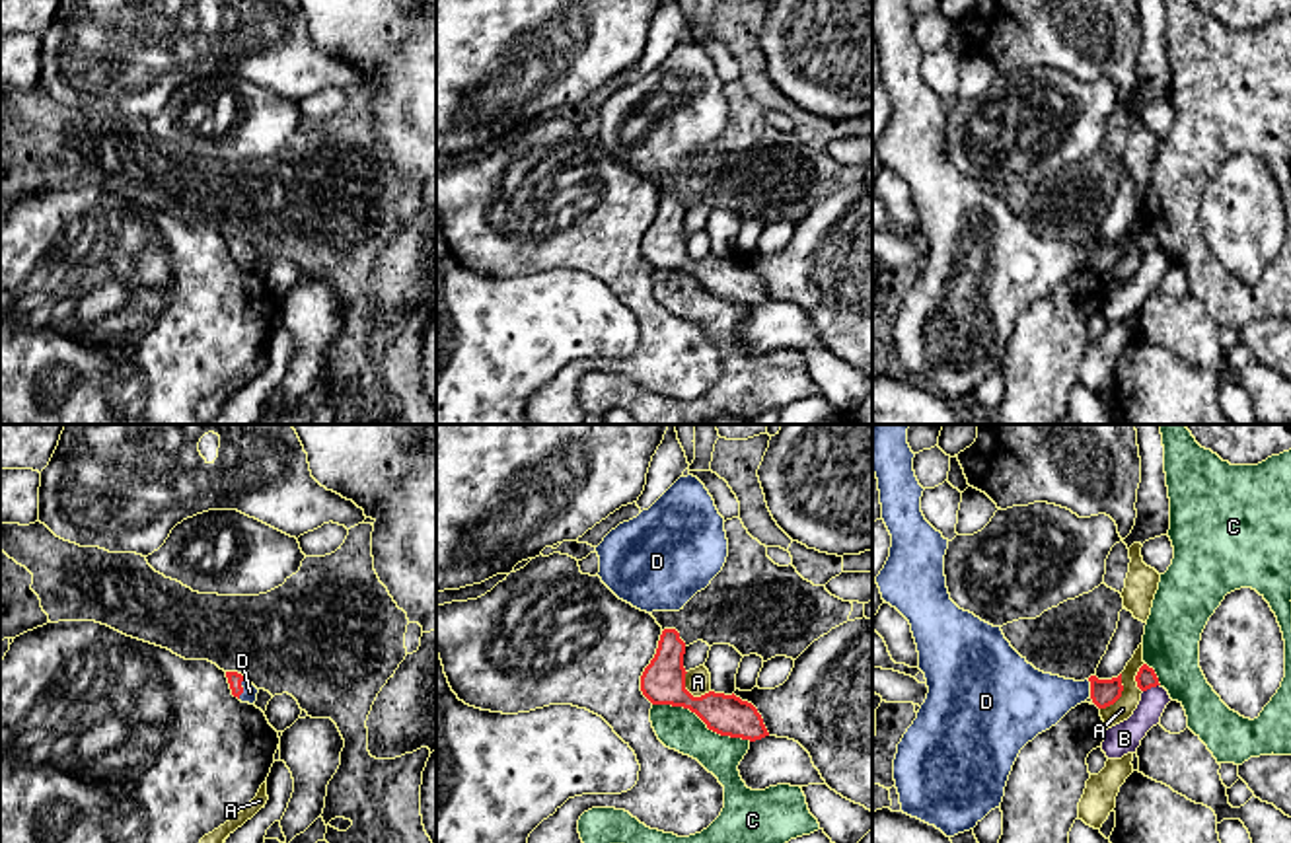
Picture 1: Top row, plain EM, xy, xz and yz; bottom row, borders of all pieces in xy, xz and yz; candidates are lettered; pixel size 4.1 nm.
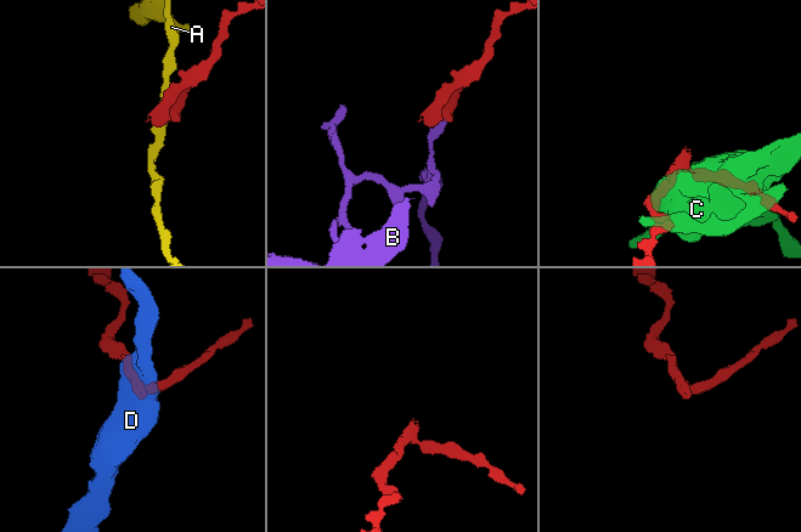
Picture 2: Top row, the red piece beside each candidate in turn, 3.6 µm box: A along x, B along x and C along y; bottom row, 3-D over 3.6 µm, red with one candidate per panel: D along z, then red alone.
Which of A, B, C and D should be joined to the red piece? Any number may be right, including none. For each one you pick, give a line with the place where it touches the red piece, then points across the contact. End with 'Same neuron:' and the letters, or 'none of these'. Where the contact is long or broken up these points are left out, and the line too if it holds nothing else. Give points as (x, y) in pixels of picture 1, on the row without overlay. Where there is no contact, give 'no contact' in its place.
D: meets red in xy at (242, 252); runs through xy (234, 242), (242, 252), (250, 256)
Same neuron: D

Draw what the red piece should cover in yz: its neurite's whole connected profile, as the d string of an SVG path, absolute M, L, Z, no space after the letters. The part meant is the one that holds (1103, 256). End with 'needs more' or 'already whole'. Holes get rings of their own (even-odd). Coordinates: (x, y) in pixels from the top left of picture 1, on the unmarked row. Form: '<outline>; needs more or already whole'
M872 0L872 35L878 43L882 84L892 99L890 121L876 140L882 164L911 189L927 263L898 308L894 345L902 376L941 393L946 401L974 393L999 372L1020 313L1055 290L1088 261L1098 273L1114 269L1124 255L1122 238L1085 245L1044 238L1026 226L993 191L960 173L948 158L944 119L948 103L923 80L919 49L907 0Z; needs more

